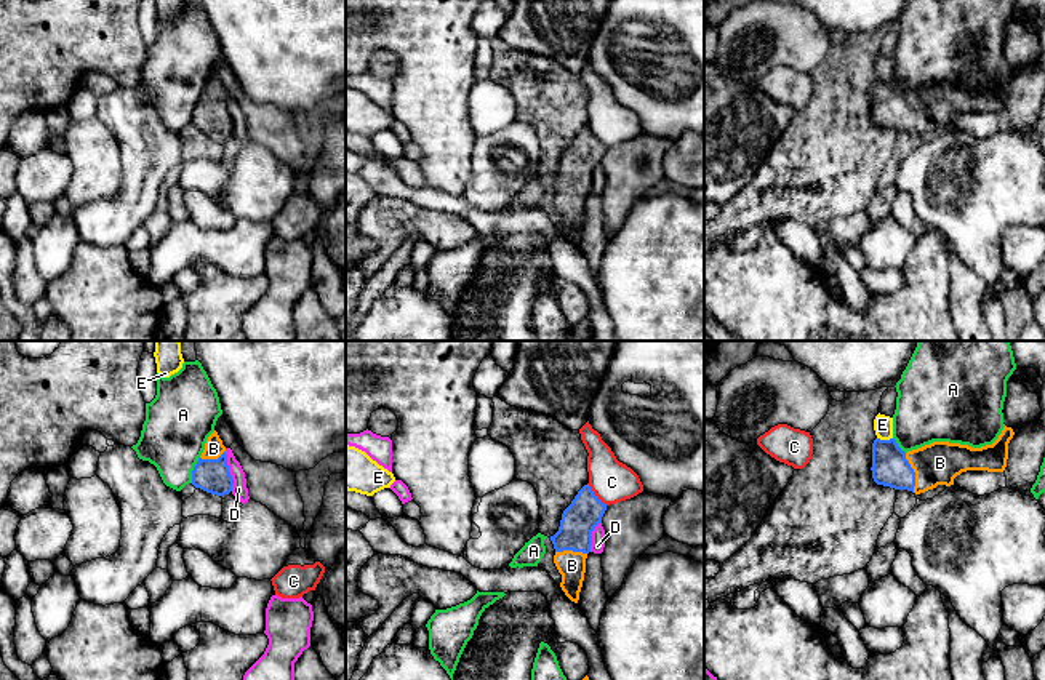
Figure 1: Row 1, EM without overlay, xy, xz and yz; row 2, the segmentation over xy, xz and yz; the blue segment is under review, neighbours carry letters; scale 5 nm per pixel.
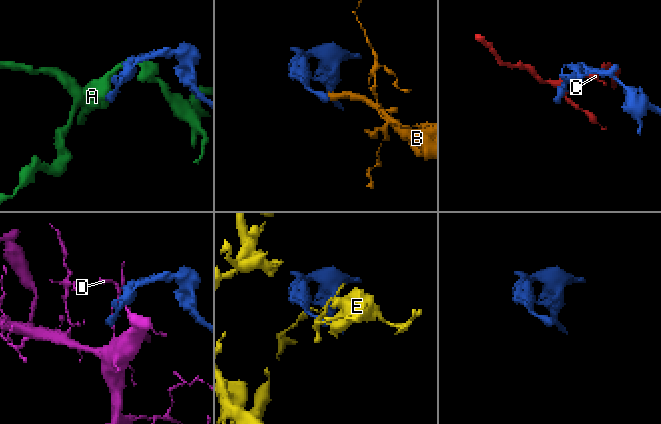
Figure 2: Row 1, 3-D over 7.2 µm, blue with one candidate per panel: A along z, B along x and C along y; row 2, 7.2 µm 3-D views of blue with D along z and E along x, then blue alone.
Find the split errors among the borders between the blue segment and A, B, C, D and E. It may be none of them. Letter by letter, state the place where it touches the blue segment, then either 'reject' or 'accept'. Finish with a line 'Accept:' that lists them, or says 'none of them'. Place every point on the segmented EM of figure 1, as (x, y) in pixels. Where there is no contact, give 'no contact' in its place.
A: xy (194, 469) | reject
B: yz (914, 472) | accept
C: xz (594, 495) | reject
D: xy (228, 471) | reject
E: yz (885, 440) | reject
Accept: B

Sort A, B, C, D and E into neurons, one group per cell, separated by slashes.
A / B / C / D / E

